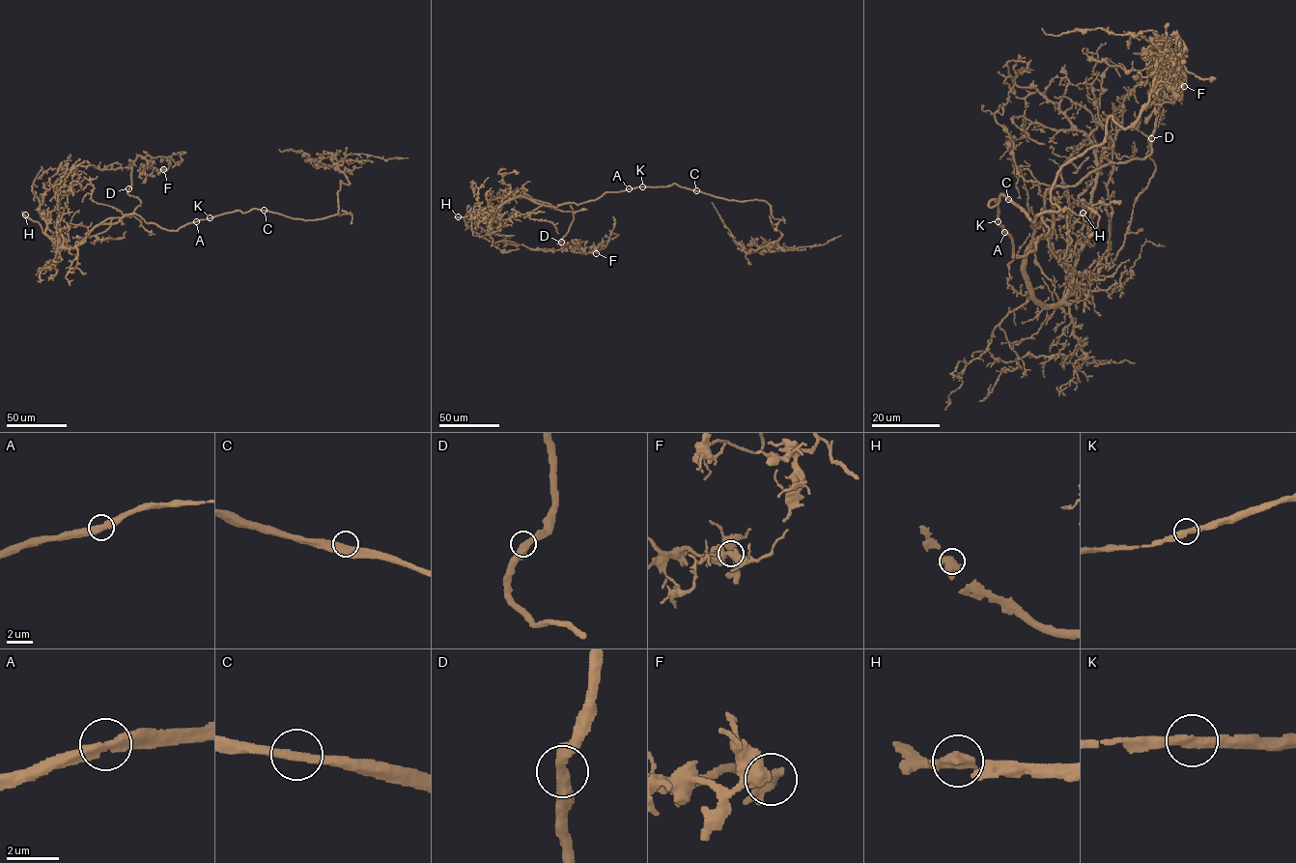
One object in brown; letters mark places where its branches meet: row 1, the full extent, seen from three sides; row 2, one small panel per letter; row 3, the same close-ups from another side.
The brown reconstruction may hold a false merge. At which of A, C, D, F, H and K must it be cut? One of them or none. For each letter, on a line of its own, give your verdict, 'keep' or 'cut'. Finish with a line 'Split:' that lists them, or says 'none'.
A: keep
C: keep
D: keep
F: keep
H: keep
K: keep
Split: none

